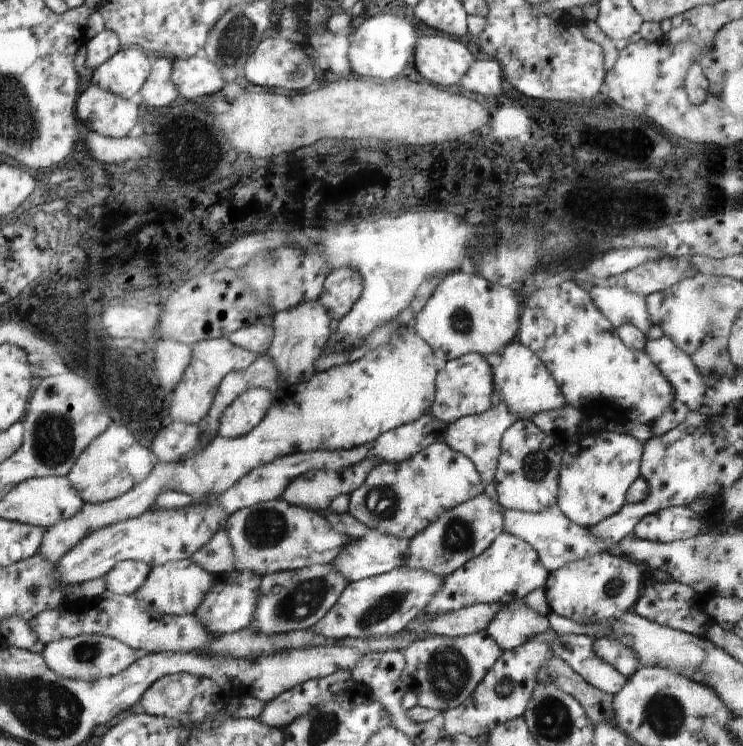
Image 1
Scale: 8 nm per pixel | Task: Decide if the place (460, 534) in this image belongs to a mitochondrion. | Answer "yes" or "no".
yes

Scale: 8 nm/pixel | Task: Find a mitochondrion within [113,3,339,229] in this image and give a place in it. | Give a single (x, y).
(235, 41)

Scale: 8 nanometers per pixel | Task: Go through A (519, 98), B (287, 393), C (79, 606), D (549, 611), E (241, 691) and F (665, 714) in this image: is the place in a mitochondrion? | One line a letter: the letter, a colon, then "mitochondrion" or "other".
A: other
B: other
C: other
D: other
E: other
F: mitochondrion

